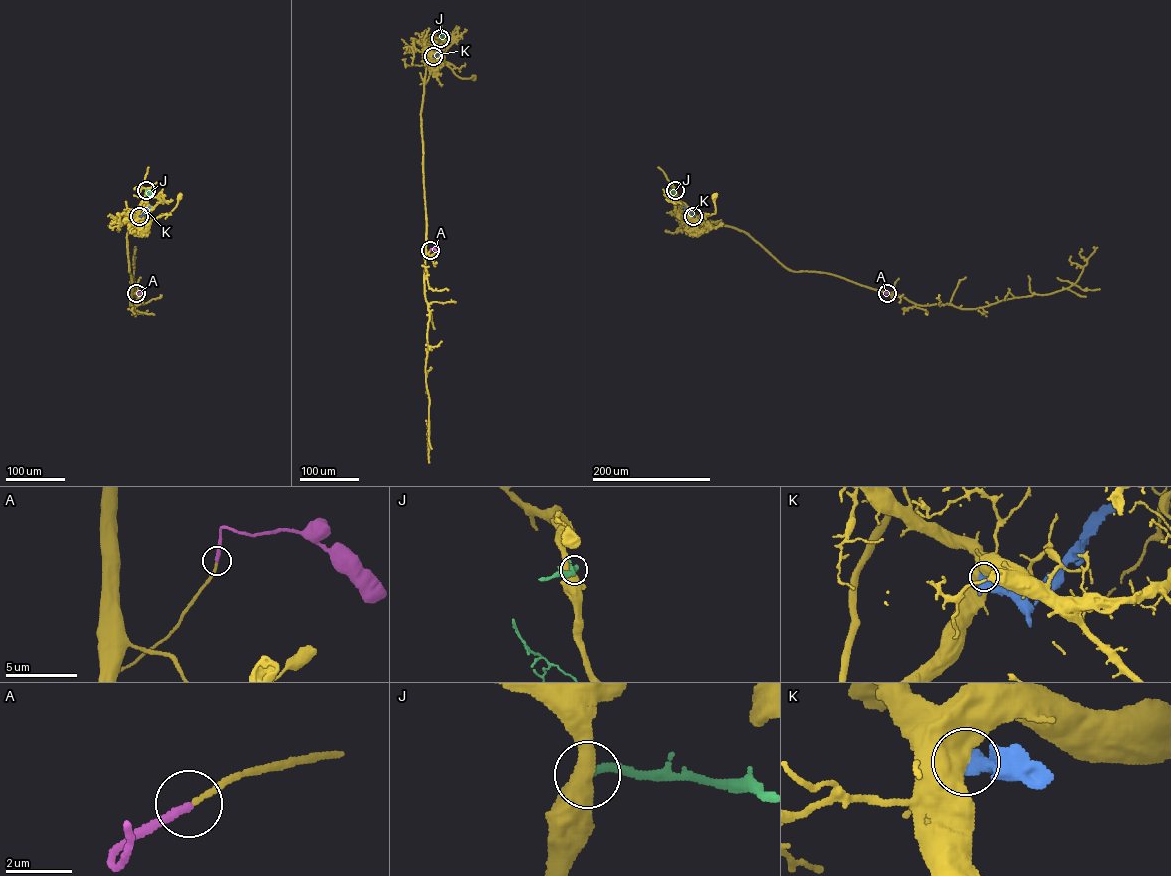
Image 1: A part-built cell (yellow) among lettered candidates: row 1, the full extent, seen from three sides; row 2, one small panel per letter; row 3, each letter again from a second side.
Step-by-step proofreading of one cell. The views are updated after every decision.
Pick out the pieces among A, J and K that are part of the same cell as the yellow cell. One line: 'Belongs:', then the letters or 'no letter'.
Belongs: A

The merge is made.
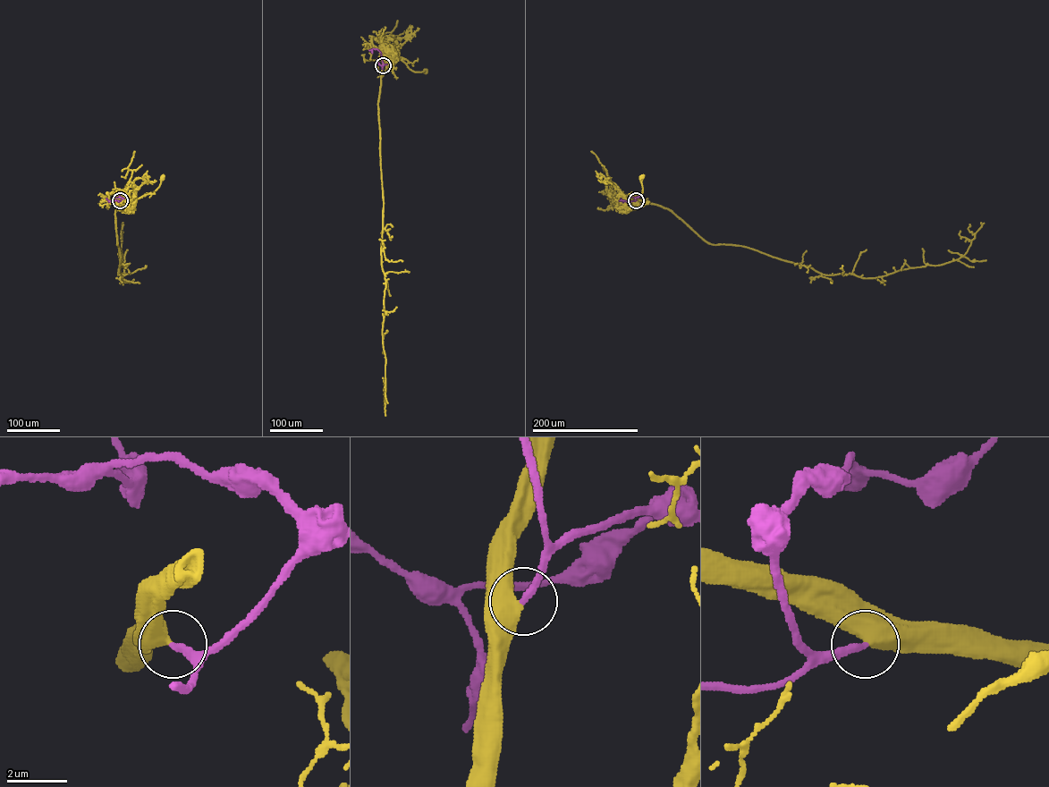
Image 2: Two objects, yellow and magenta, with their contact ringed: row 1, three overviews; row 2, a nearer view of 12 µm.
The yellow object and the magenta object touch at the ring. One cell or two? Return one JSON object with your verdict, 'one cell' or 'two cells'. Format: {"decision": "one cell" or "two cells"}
{"decision": "one cell"}

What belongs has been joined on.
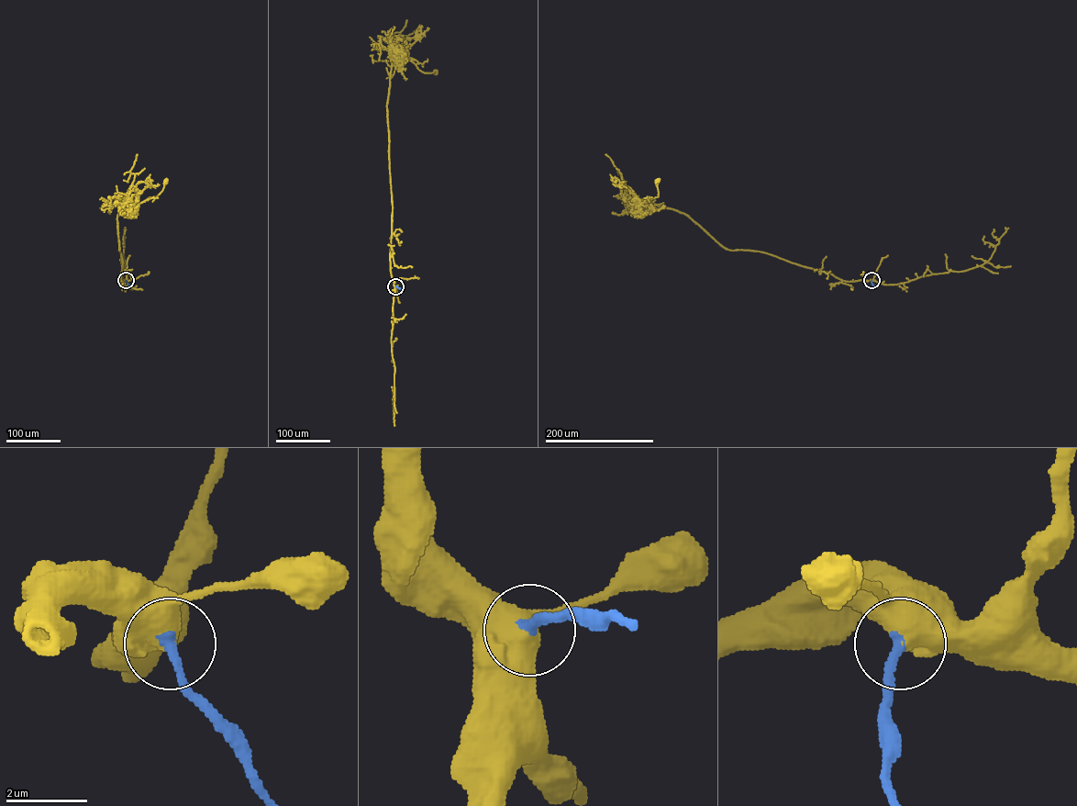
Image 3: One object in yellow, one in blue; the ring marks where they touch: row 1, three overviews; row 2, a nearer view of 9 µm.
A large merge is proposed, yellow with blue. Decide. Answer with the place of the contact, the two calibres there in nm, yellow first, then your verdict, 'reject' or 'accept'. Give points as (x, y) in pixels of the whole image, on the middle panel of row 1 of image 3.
(395, 286) | 600/280 nm | accept

